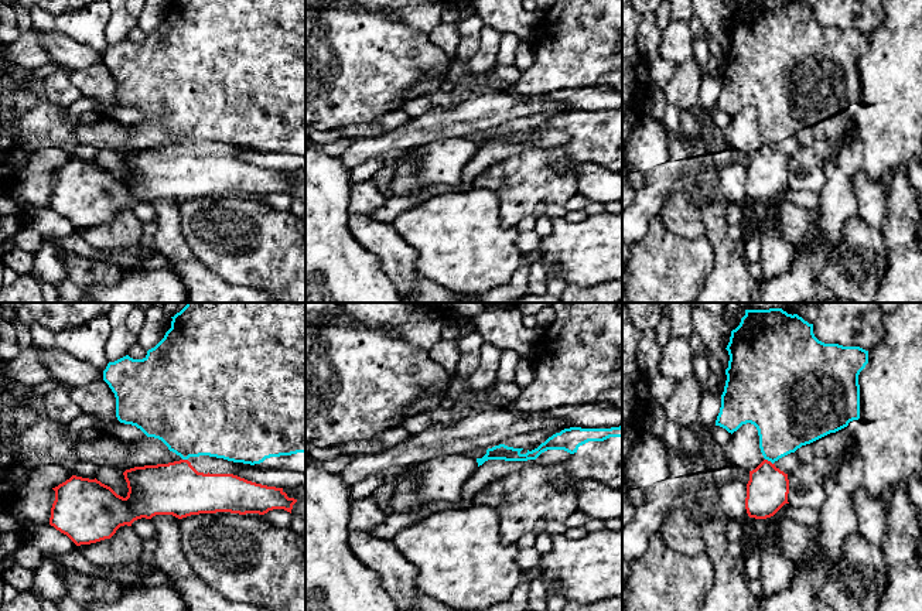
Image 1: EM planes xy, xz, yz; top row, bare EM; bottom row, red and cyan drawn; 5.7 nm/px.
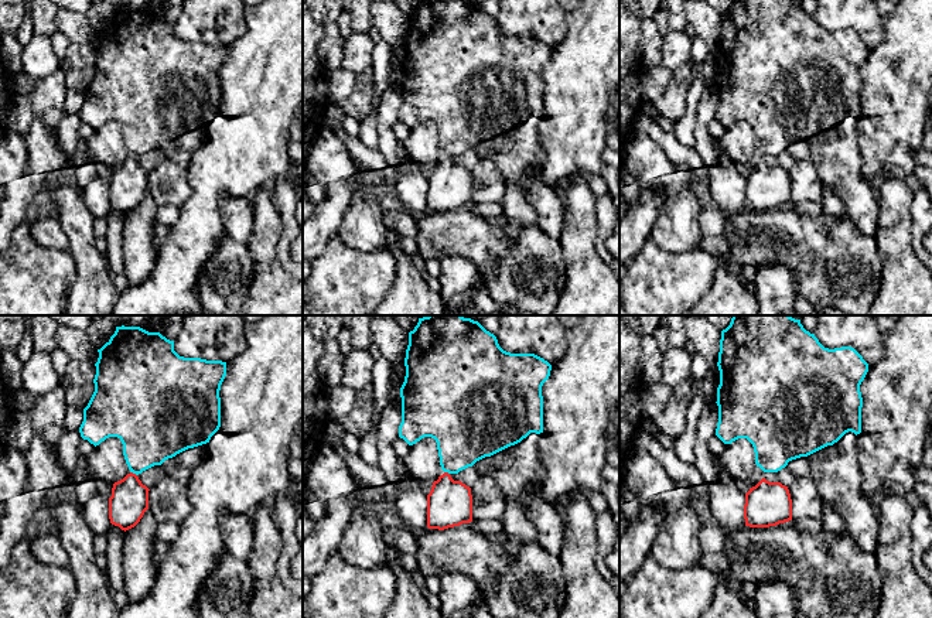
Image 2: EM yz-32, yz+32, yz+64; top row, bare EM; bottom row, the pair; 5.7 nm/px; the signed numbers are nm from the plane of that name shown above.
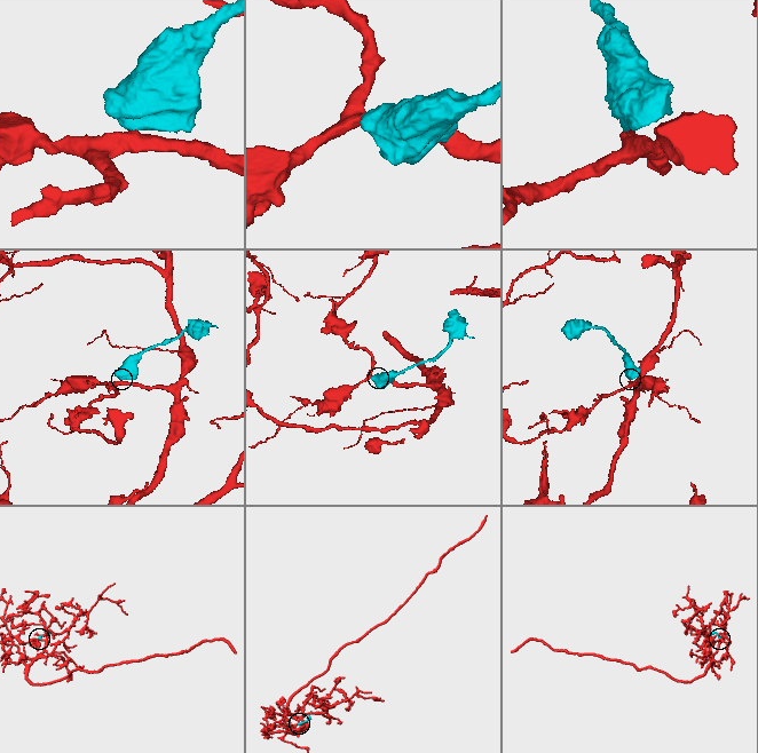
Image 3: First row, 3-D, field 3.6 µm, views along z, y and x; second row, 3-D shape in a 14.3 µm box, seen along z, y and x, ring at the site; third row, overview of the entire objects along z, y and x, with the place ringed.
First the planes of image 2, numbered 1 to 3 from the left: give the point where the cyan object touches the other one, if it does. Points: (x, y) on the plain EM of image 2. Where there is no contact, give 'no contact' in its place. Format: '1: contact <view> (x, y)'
1: contact yz-32 (132, 156)
2: contact yz+32 (447, 156)
3: no contact

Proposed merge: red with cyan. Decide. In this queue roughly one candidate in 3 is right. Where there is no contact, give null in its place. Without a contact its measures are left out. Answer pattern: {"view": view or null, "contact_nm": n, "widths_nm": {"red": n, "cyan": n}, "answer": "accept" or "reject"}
{"view": "yz", "contact_nm": 60, "widths_nm": {"red": 240, "cyan": 340}, "answer": "reject"}

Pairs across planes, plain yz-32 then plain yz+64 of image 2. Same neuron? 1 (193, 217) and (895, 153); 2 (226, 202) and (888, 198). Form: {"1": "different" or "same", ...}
{"1": "same", "2": "different"}

